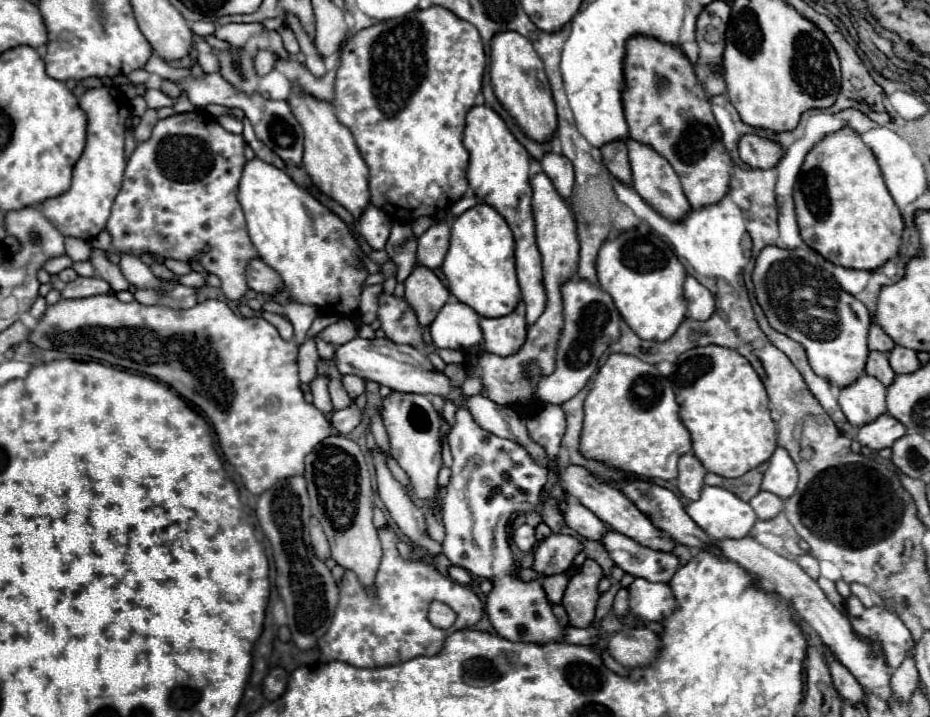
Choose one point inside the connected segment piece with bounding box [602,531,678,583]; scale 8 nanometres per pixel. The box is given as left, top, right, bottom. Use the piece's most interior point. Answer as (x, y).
(632, 558)

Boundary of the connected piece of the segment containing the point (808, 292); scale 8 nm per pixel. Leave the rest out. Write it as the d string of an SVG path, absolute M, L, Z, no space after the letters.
M778 247L762 249L760 257L756 259L752 281L756 287L758 305L764 309L770 325L776 331L798 341L806 349L810 367L816 375L836 385L838 389L844 389L856 383L856 379L864 373L864 365L868 359L866 339L868 339L868 327L872 323L870 313L854 295L842 291L840 285L834 281L834 277L826 269L820 269L818 255L812 253L810 247L800 247L794 251L778 249Z

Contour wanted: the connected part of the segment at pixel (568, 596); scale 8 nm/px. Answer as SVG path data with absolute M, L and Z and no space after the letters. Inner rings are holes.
M586 559L580 571L568 581L562 605L568 613L572 627L588 627L594 619L596 603L600 599L598 583L604 577L604 571L594 559Z

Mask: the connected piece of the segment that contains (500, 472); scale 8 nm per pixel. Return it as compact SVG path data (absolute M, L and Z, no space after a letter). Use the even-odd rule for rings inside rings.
M466 407L456 411L456 425L448 433L448 445L454 463L442 499L442 523L446 527L442 541L444 555L452 565L494 581L496 603L486 603L486 613L500 637L524 643L562 641L562 627L552 615L540 581L522 583L512 575L518 567L514 565L506 533L506 523L512 513L522 515L540 509L540 495L550 467L540 465L522 445L486 433Z

